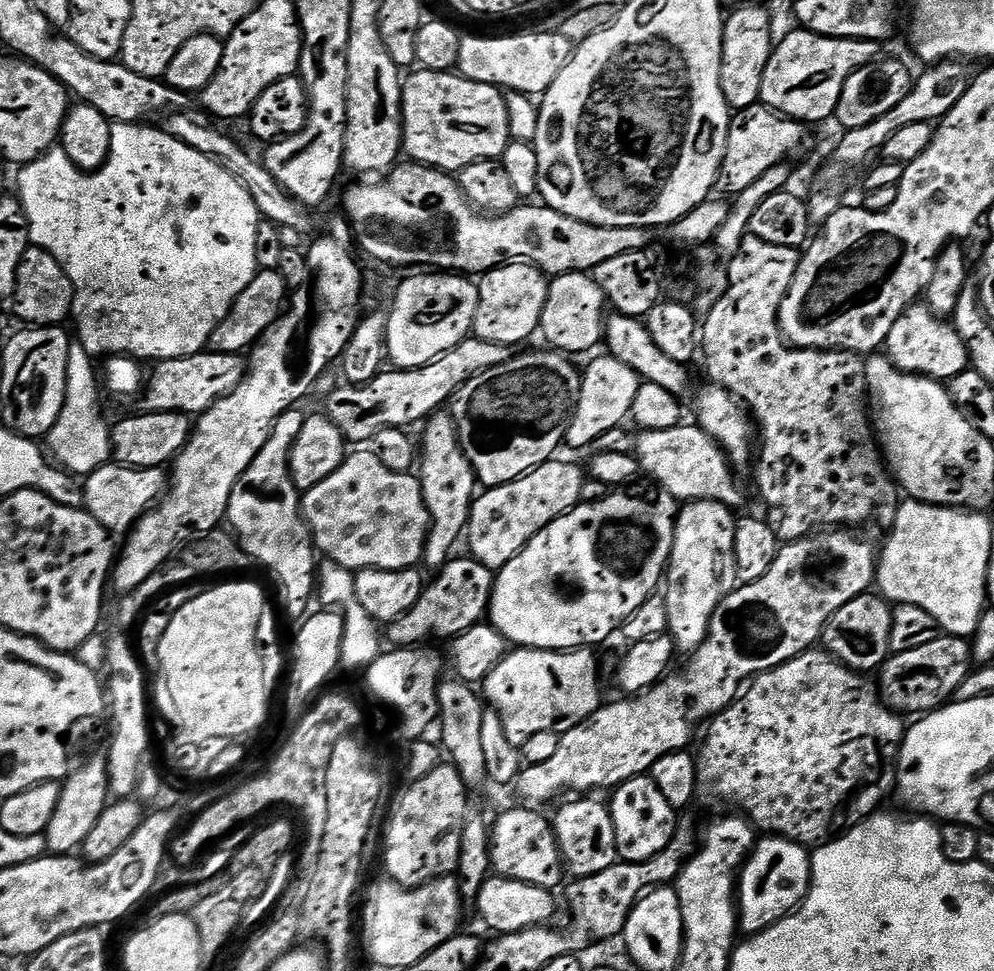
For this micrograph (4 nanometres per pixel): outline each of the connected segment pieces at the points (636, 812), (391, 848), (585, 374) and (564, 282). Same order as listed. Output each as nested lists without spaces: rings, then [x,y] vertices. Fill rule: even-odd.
[[[651,775],[630,778],[615,789],[611,796],[610,811],[614,822],[614,842],[616,855],[620,860],[641,864],[654,858],[654,854],[662,854],[662,850],[670,846],[676,833],[678,812],[670,806],[670,802],[666,802],[662,790],[654,786]]]
[[[448,762],[407,786],[400,801],[393,806],[388,829],[384,832],[384,868],[388,871],[385,872],[387,879],[395,884],[417,888],[457,871],[470,792],[464,787],[460,771]]]
[[[601,354],[597,360],[588,364],[588,369],[583,369],[580,377],[580,393],[578,394],[578,406],[572,415],[572,421],[568,427],[566,437],[567,447],[591,449],[606,430],[614,430],[621,427],[631,417],[634,397],[637,396],[641,386],[640,375],[626,362],[618,362],[618,358]]]
[[[571,272],[549,283],[546,306],[542,310],[539,331],[555,351],[565,354],[588,352],[601,343],[606,323],[606,301],[596,281],[586,272]]]

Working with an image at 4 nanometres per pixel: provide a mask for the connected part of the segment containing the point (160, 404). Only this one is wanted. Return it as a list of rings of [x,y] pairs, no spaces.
[[[205,350],[187,356],[186,358],[170,358],[161,360],[146,380],[143,389],[145,412],[183,412],[189,417],[195,418],[201,412],[210,410],[214,402],[218,402],[223,396],[229,396],[244,380],[244,374],[248,371],[248,361],[241,353],[226,354]]]

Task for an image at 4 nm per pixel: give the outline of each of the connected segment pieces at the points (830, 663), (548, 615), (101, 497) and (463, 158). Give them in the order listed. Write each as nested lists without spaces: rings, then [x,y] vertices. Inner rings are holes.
[[[823,650],[803,652],[782,666],[752,677],[747,687],[736,697],[736,701],[726,711],[712,717],[707,725],[708,737],[696,756],[699,795],[708,800],[721,800],[724,804],[737,804],[741,808],[737,809],[751,820],[752,827],[761,833],[782,836],[785,840],[805,846],[826,844],[833,837],[842,836],[854,826],[858,826],[867,816],[873,815],[883,805],[880,803],[887,798],[888,792],[890,796],[893,791],[896,783],[896,758],[900,754],[900,743],[904,741],[906,731],[906,724],[900,721],[903,719],[880,699],[879,687],[868,680],[871,679],[867,675],[852,671]]]
[[[651,487],[642,489],[640,496],[631,496],[628,490],[612,490],[609,491],[612,493],[605,500],[596,500],[593,504],[587,504],[587,502],[577,504],[572,511],[564,516],[559,516],[557,520],[550,522],[550,526],[546,526],[541,532],[534,534],[534,538],[530,538],[528,545],[517,556],[510,558],[510,562],[506,562],[504,568],[495,573],[492,582],[492,600],[488,603],[487,619],[504,635],[504,639],[508,641],[509,645],[516,648],[541,648],[547,652],[571,652],[578,648],[592,648],[597,646],[596,644],[602,643],[603,640],[610,639],[615,632],[617,635],[623,624],[632,617],[634,610],[638,610],[638,606],[642,606],[642,602],[646,602],[646,598],[657,595],[658,589],[665,579],[668,559],[674,546],[678,501],[663,488]]]
[[[109,462],[94,470],[83,481],[84,508],[110,534],[127,534],[140,519],[152,511],[170,484],[170,476],[164,468],[127,468],[124,464]]]
[[[416,70],[412,77],[403,81],[402,118],[404,119],[403,155],[409,161],[437,168],[439,172],[458,174],[472,162],[500,160],[506,146],[512,140],[510,118],[504,101],[505,93],[495,84],[483,84],[468,80],[451,72],[425,72]]]

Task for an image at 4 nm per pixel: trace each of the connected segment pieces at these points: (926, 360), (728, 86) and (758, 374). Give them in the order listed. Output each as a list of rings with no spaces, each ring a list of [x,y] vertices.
[[[917,302],[907,308],[894,322],[886,341],[886,355],[898,370],[912,376],[928,376],[931,380],[947,382],[958,374],[969,371],[968,351],[958,338],[956,329],[947,319],[932,313],[923,303]]]
[[[744,4],[727,13],[722,38],[722,94],[729,109],[739,110],[760,103],[762,74],[766,74],[766,62],[772,57],[772,16],[760,4]]]
[[[751,234],[746,235],[740,252],[728,264],[728,289],[726,294],[722,294],[718,306],[714,306],[714,310],[710,310],[710,314],[703,317],[702,320],[702,360],[704,356],[704,368],[708,371],[707,379],[711,383],[719,384],[721,388],[725,388],[728,393],[735,396],[744,405],[745,409],[751,413],[755,423],[758,425],[758,455],[754,460],[754,465],[756,464],[756,488],[760,491],[760,496],[764,499],[765,506],[768,507],[766,519],[770,530],[774,530],[774,534],[782,542],[800,540],[804,536],[811,536],[827,529],[829,526],[864,524],[875,512],[877,518],[884,523],[884,526],[888,526],[896,519],[898,504],[898,500],[892,497],[894,481],[886,467],[882,449],[874,435],[873,425],[870,423],[868,413],[870,404],[866,399],[868,383],[864,373],[865,357],[855,352],[837,352],[835,350],[823,352],[817,348],[807,350],[794,348],[786,343],[783,334],[780,332],[782,298],[786,298],[790,282],[800,265],[800,258],[801,253],[795,248],[770,246],[766,242],[762,242],[762,238]]]

